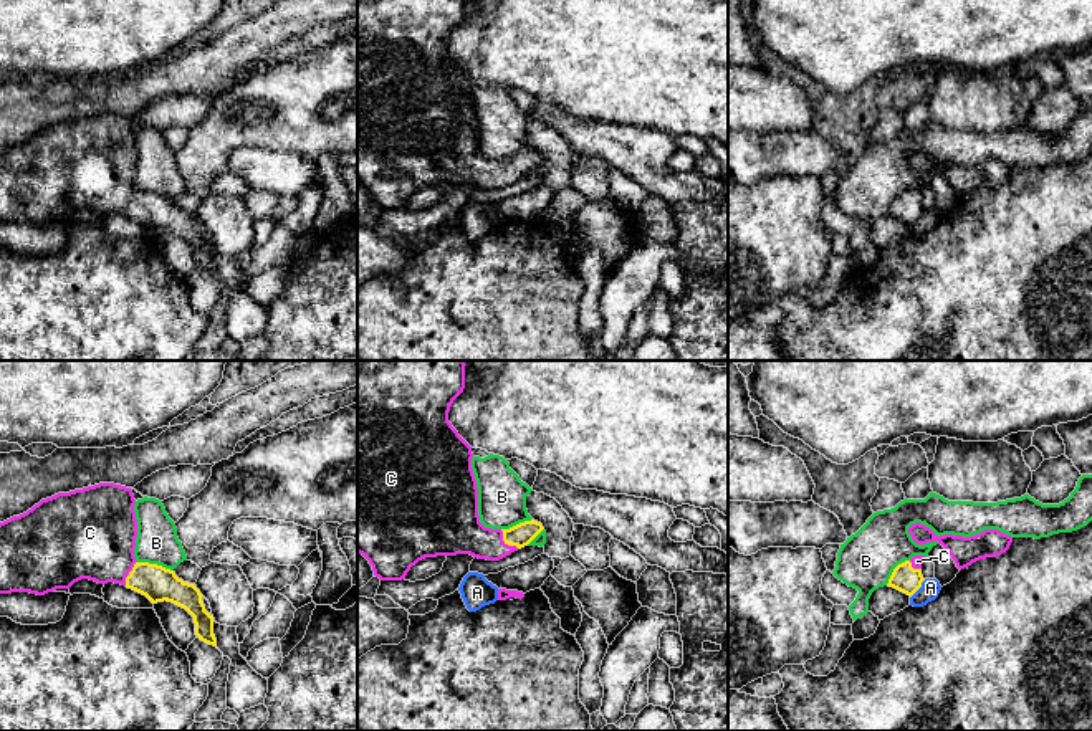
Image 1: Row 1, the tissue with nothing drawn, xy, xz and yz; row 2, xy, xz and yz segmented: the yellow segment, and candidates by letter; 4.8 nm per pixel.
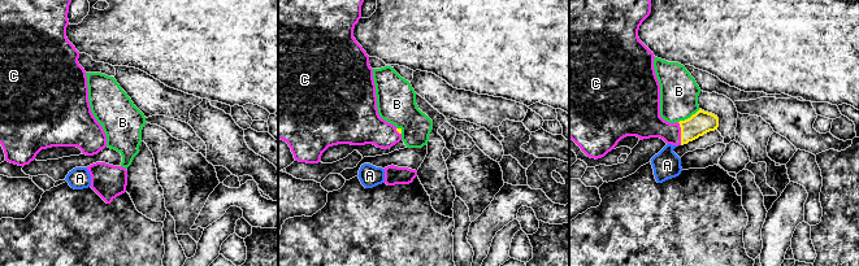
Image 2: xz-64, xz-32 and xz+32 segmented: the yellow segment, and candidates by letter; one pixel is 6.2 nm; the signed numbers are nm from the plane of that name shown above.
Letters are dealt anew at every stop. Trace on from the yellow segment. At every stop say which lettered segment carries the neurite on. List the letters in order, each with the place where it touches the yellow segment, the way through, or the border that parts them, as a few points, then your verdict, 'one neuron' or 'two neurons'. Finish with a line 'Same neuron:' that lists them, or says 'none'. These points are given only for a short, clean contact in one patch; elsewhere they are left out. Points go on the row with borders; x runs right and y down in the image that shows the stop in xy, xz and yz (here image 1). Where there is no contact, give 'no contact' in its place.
A: meets yellow in yz at (919, 587); border along yz (925, 579), (910, 597); two neurons
B: meets yellow in xy at (156, 564); border along xy (138, 561), (161, 564), (172, 571); two neurons
C: meets yellow in xz at (507, 543); runs through xz (522, 535), (507, 543), (482, 543), (457, 530); one neuron
Same neuron: C

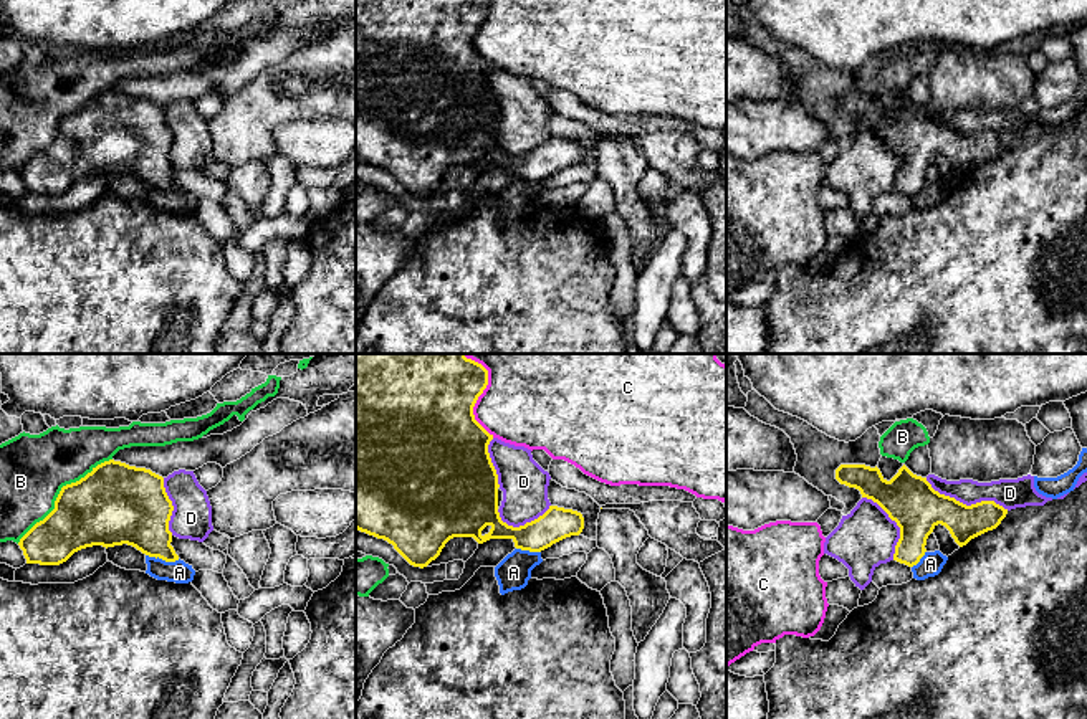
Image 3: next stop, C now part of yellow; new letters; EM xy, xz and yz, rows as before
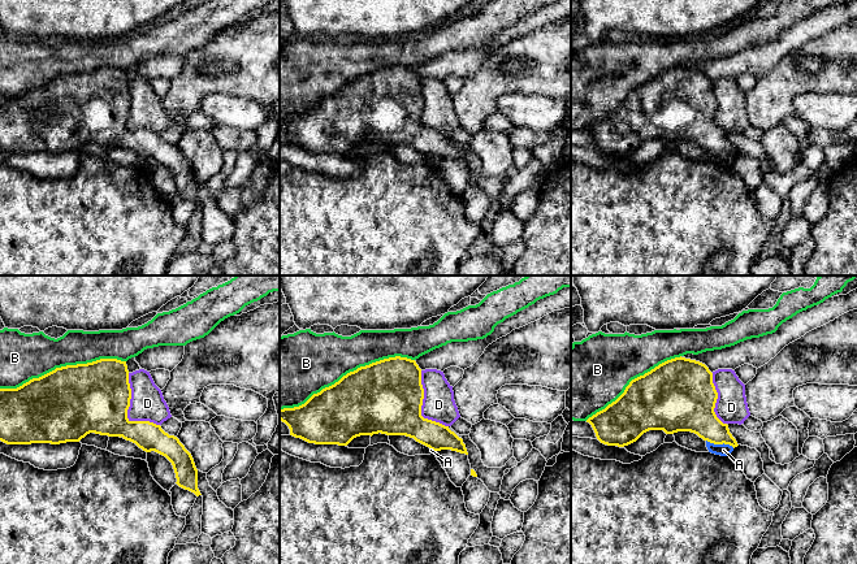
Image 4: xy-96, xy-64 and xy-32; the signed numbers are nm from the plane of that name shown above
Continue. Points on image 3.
A: meets yellow in xy at (162, 559); two neurons
B: meets yellow in xy at (60, 491); two neurons
C: meets yellow in xz at (482, 392); two neurons
D: meets yellow in yz at (965, 504); two neurons
Same neuron: none

